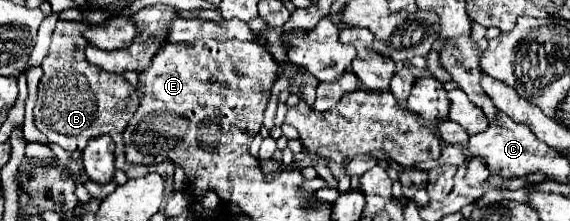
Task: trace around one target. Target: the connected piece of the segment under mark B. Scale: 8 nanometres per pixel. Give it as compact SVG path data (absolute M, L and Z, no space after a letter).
M60 20L56 24L50 52L42 62L44 76L38 86L34 124L42 134L46 134L50 142L62 146L74 158L82 154L88 138L96 138L102 134L112 136L112 140L116 142L116 170L122 170L130 178L130 174L136 174L136 170L124 158L122 132L138 110L140 98L136 94L136 88L122 74L110 74L84 58L84 50L90 44L90 40L84 36L84 32L88 30L92 30L88 22Z

